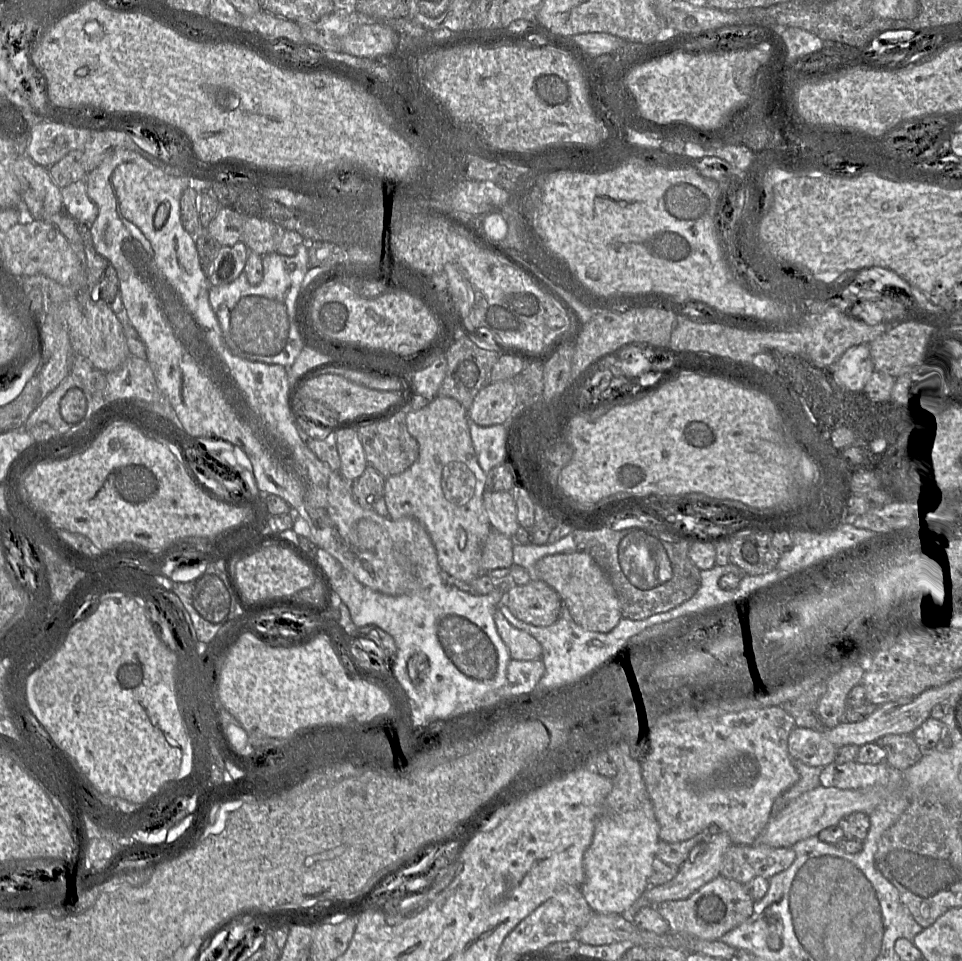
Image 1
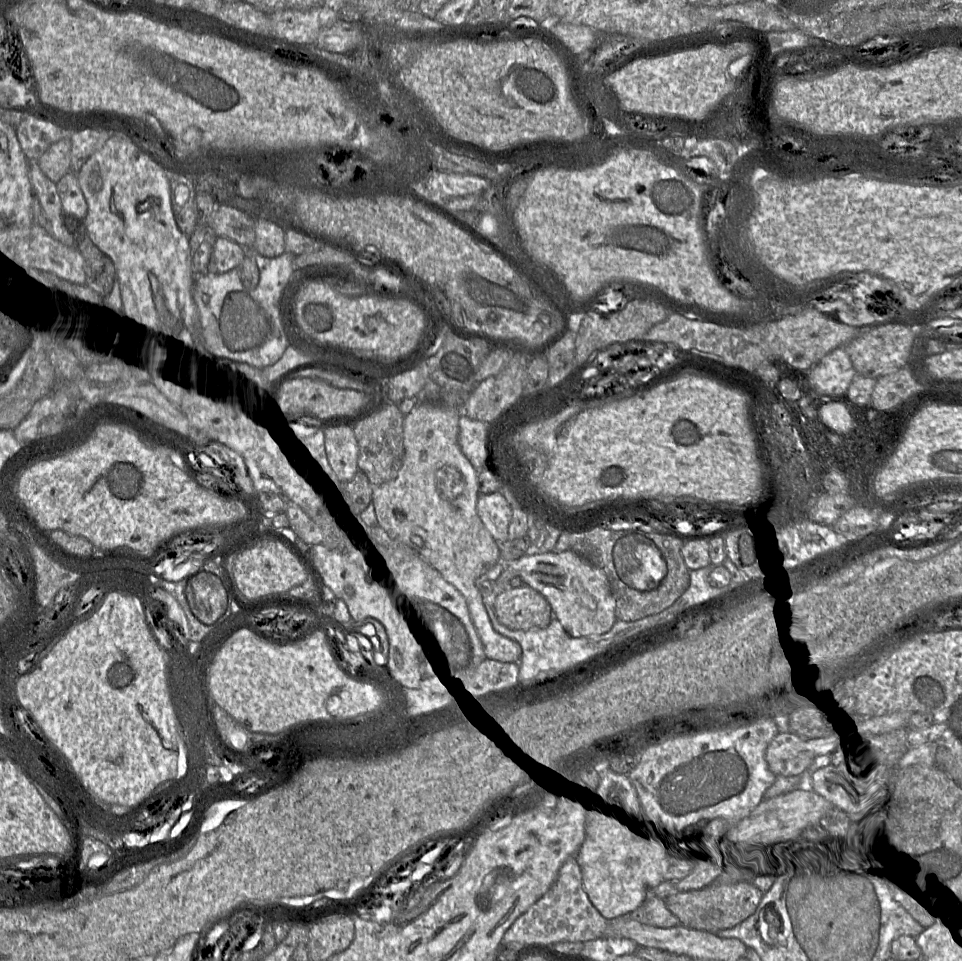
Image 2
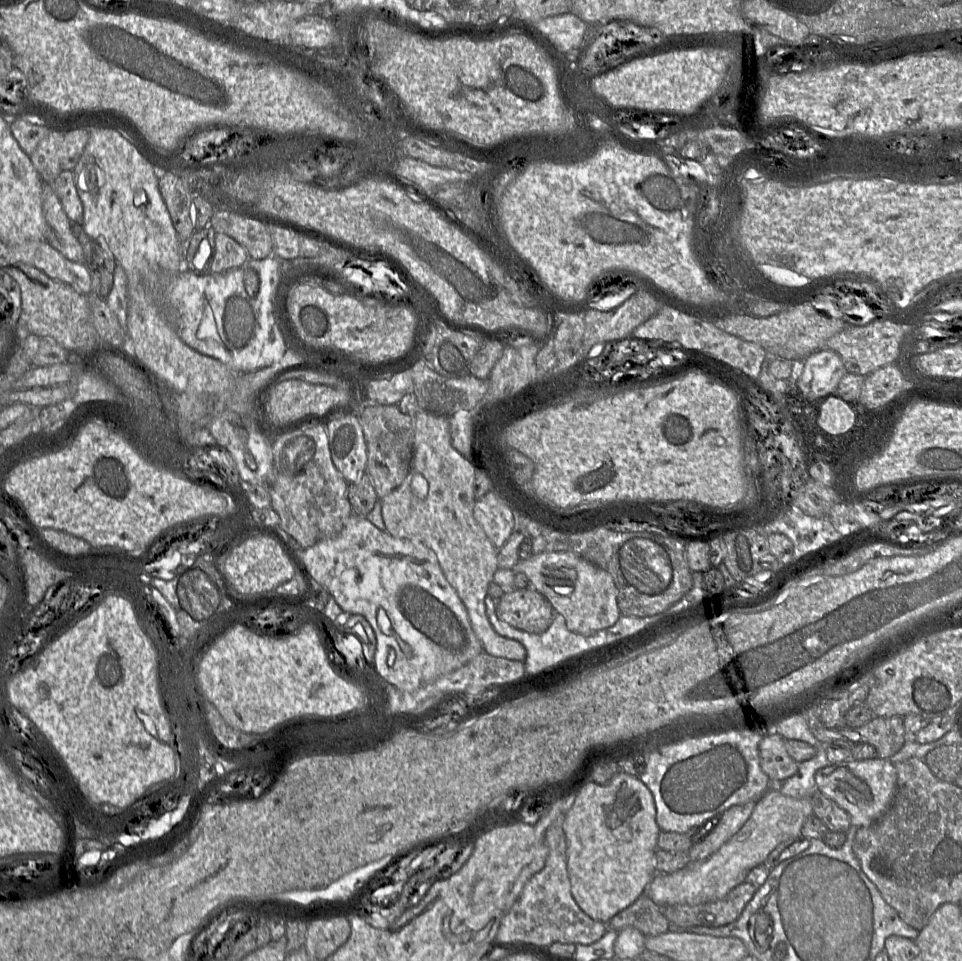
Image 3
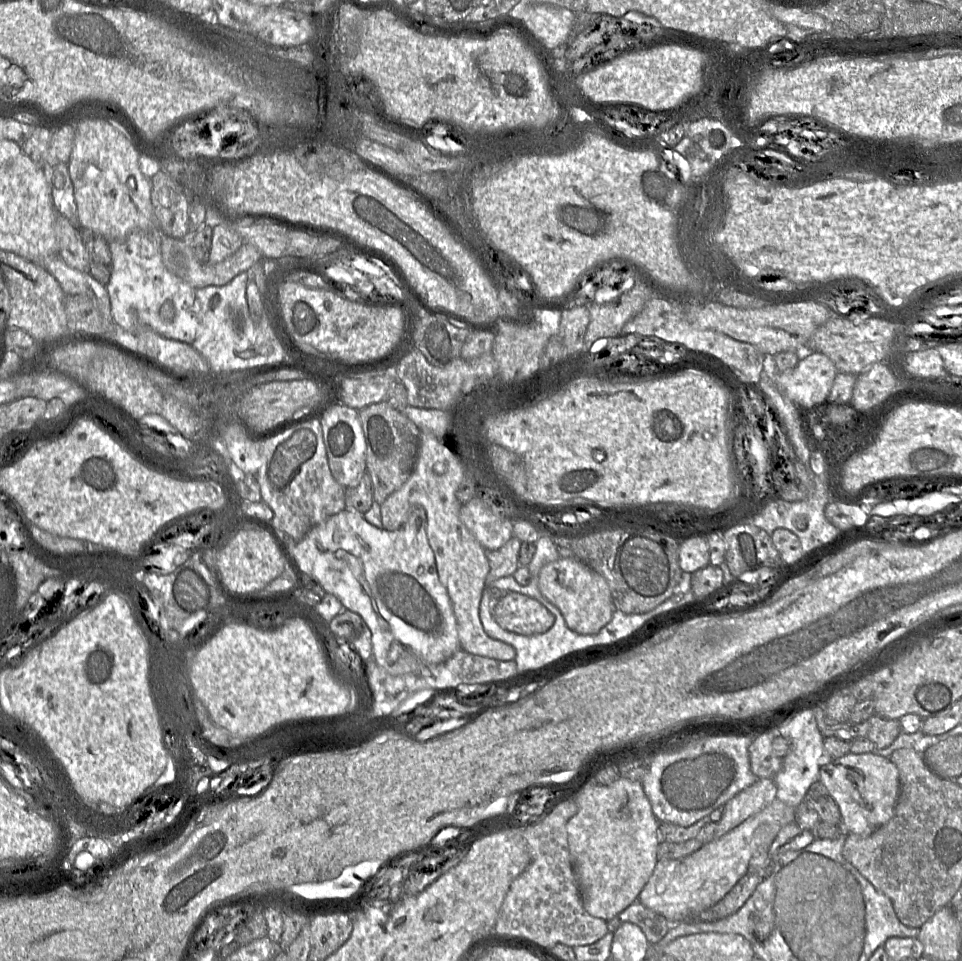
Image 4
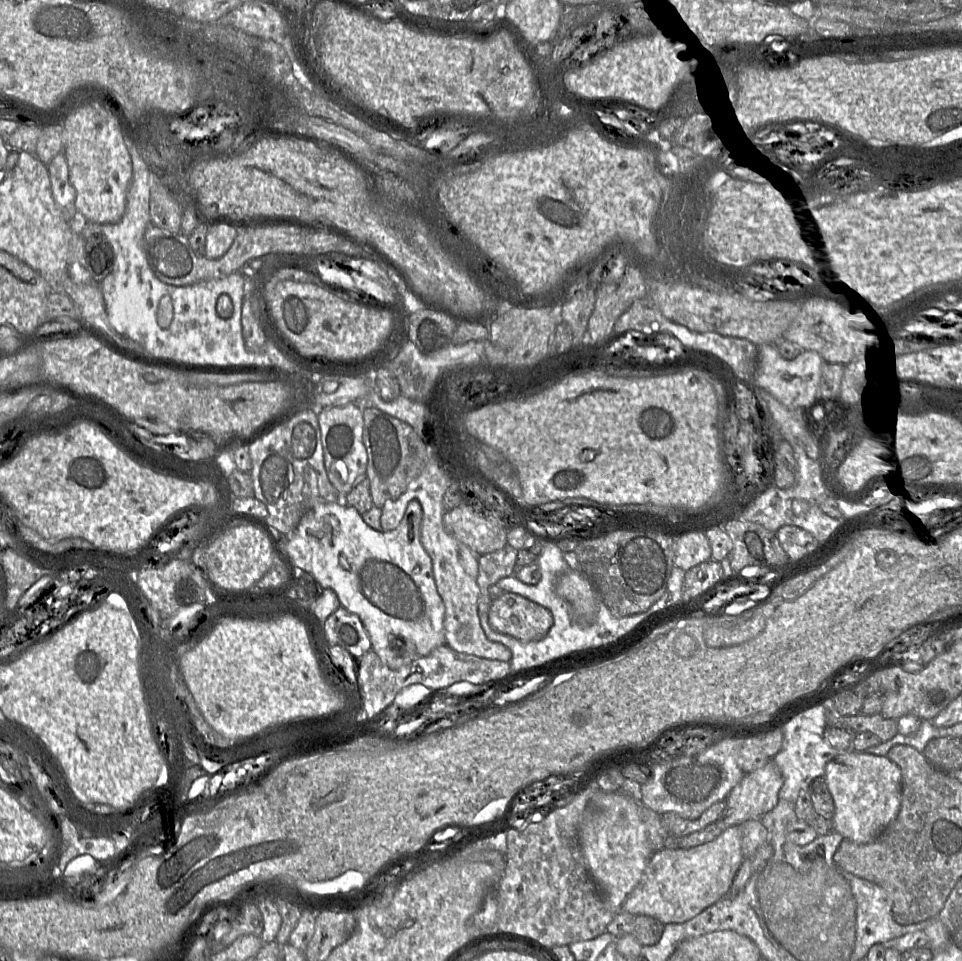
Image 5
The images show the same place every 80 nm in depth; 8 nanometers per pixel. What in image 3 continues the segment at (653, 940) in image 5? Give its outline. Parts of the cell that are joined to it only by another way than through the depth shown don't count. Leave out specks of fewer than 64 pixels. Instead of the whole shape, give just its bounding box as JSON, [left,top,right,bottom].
[608,892,672,937]

